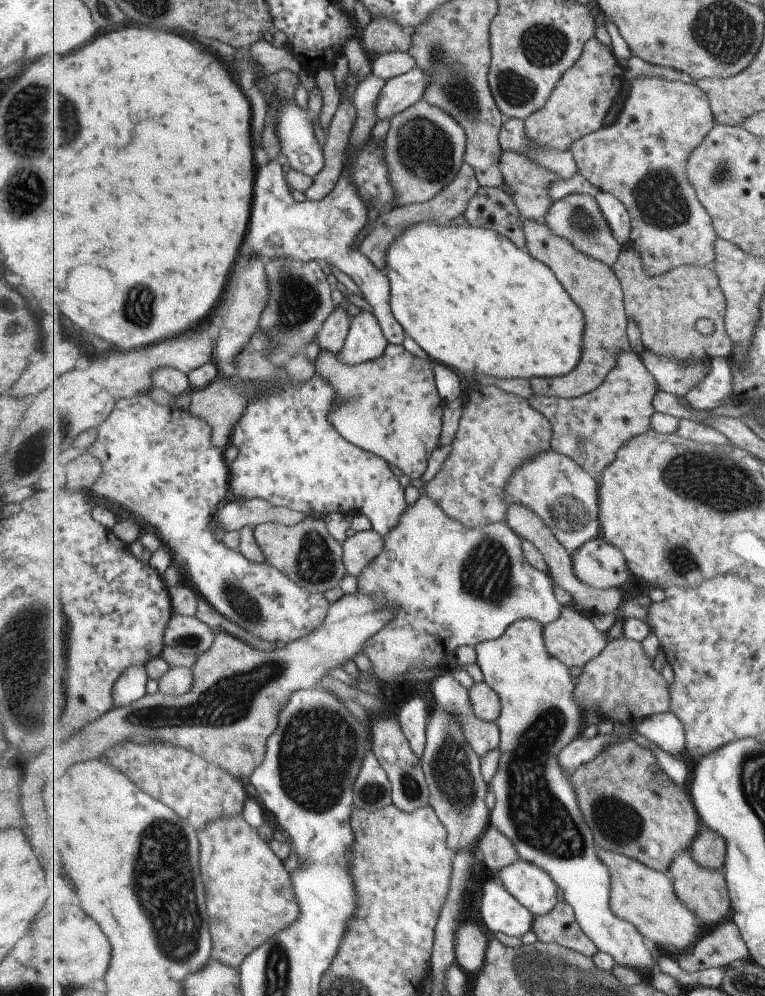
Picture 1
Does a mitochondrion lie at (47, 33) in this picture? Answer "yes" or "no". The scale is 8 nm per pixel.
no

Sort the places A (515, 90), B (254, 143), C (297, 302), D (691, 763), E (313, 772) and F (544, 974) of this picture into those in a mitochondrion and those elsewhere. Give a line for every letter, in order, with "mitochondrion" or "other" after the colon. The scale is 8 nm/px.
A: mitochondrion
B: other
C: mitochondrion
D: other
E: mitochondrion
F: mitochondrion

